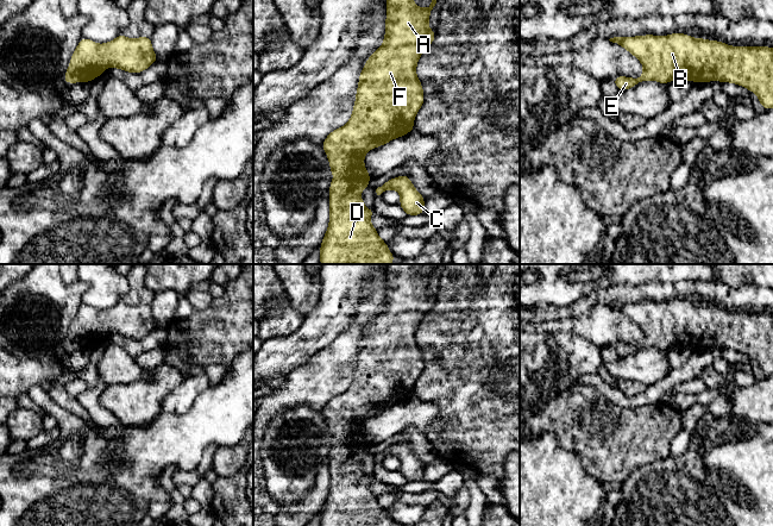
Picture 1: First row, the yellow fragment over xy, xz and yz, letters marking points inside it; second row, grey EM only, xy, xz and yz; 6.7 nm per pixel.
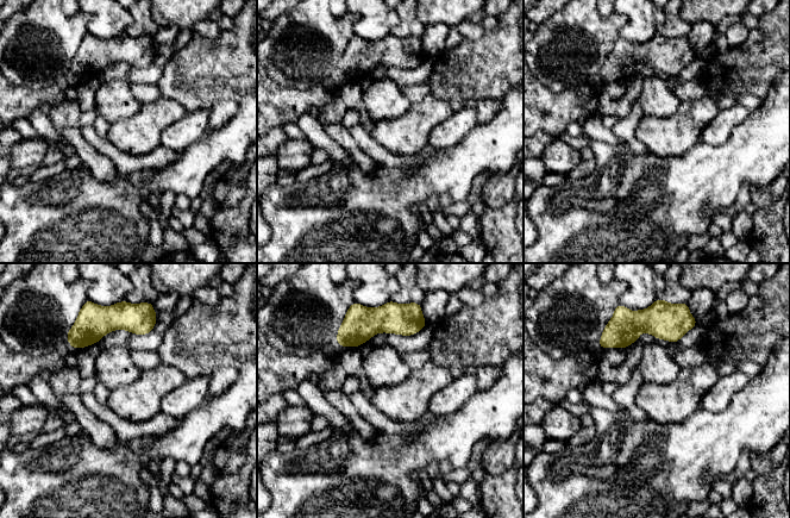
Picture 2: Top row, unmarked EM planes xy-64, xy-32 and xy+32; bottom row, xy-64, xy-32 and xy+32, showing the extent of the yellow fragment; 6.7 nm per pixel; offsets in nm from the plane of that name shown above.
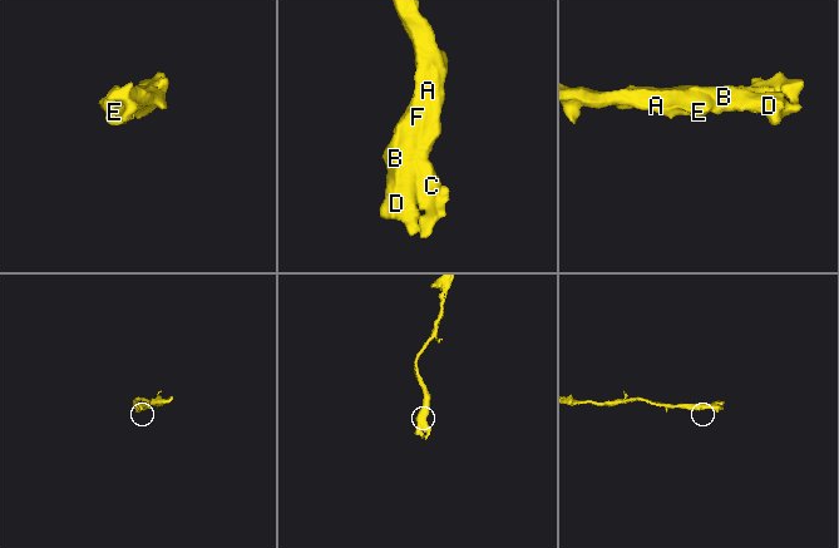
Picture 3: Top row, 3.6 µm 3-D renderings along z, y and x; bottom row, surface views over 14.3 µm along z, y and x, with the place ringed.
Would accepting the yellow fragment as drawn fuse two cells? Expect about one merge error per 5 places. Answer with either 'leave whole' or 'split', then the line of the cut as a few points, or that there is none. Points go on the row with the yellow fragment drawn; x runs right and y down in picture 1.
leave whole | no cut

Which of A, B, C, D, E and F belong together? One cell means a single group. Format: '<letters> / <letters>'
A B C D E F

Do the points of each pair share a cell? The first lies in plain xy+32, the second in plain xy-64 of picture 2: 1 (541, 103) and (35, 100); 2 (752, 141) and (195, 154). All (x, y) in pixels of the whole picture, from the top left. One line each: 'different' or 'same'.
1: same
2: same

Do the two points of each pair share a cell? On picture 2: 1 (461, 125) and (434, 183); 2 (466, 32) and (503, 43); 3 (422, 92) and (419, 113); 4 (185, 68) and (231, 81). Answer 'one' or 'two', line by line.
1: two
2: two
3: two
4: one

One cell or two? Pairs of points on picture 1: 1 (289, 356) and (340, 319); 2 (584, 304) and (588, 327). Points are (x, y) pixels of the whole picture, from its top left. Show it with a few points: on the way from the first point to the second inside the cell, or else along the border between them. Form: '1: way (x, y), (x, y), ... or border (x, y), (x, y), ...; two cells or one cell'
1: way (302, 344), (327, 321); one cell
2: border (608, 305), (594, 305), (577, 314), (559, 319); two cells

